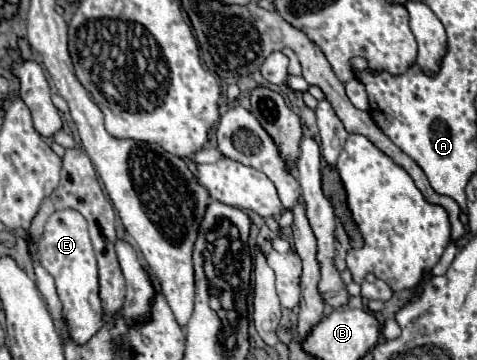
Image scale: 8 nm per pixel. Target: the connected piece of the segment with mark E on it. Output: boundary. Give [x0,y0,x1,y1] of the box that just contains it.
[37,210,101,342]

